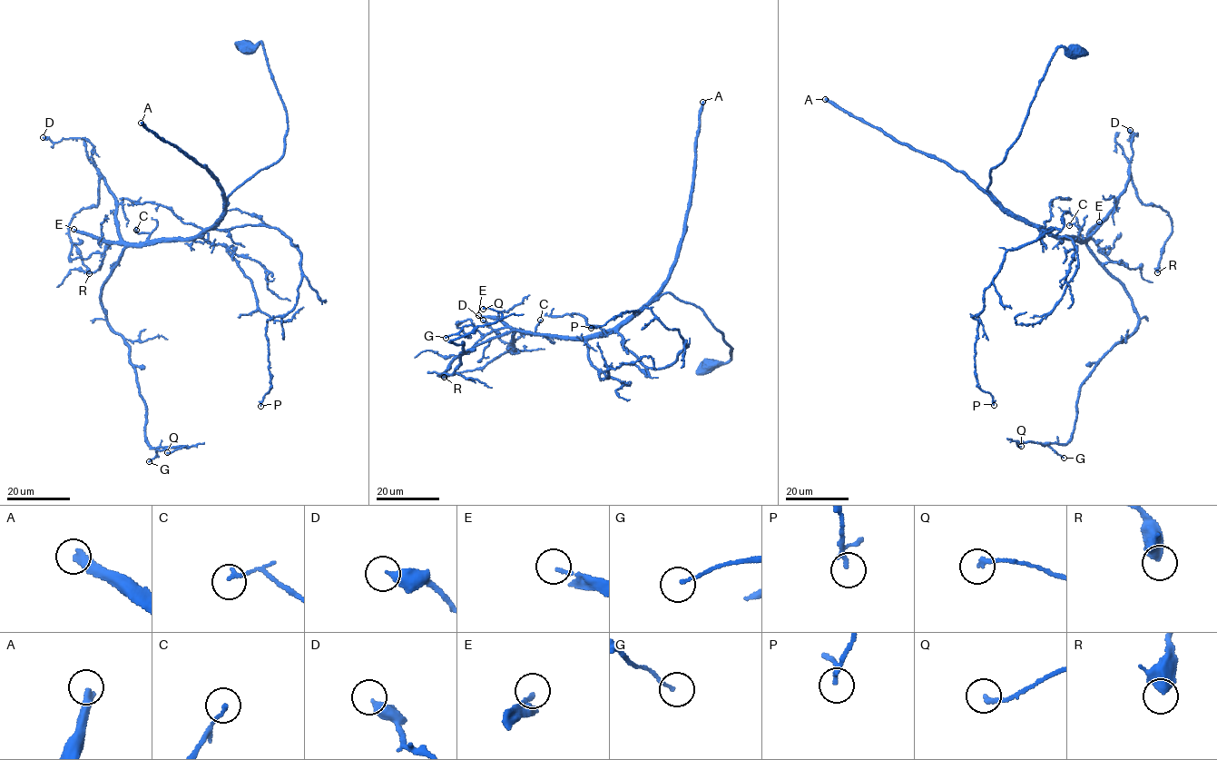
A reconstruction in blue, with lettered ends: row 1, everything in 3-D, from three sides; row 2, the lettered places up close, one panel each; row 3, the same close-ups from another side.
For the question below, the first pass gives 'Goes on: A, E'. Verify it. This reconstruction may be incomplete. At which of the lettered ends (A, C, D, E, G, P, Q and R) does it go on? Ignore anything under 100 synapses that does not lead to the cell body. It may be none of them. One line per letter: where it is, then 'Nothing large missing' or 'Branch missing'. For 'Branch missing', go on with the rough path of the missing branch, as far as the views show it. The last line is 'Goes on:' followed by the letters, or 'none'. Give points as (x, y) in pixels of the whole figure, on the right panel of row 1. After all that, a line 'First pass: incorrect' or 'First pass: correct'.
A: Place: (825, 99). Branch missing
C: Place: (1069, 225). Nothing large missing
D: Place: (1130, 130). Nothing large missing
E: Place: (1099, 222). Branch missing
G: Place: (1064, 458). Nothing large missing
P: Place: (994, 405). Nothing large missing
Q: Place: (1021, 446). Nothing large missing
R: Place: (1157, 272). Nothing large missing
Goes on: A, E
First pass: correct

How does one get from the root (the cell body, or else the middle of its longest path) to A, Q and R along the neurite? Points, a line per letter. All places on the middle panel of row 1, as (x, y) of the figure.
A: (711, 364), (731, 358), (731, 348), (722, 333), (697, 307), (660, 293), (682, 233), (702, 102)
Q: (711, 364), (731, 348), (664, 292), (444, 373), (502, 318), (483, 309)
R: (711, 364), (728, 361), (731, 348), (701, 310), (664, 292), (597, 337), (515, 330), (514, 352), (444, 377)

